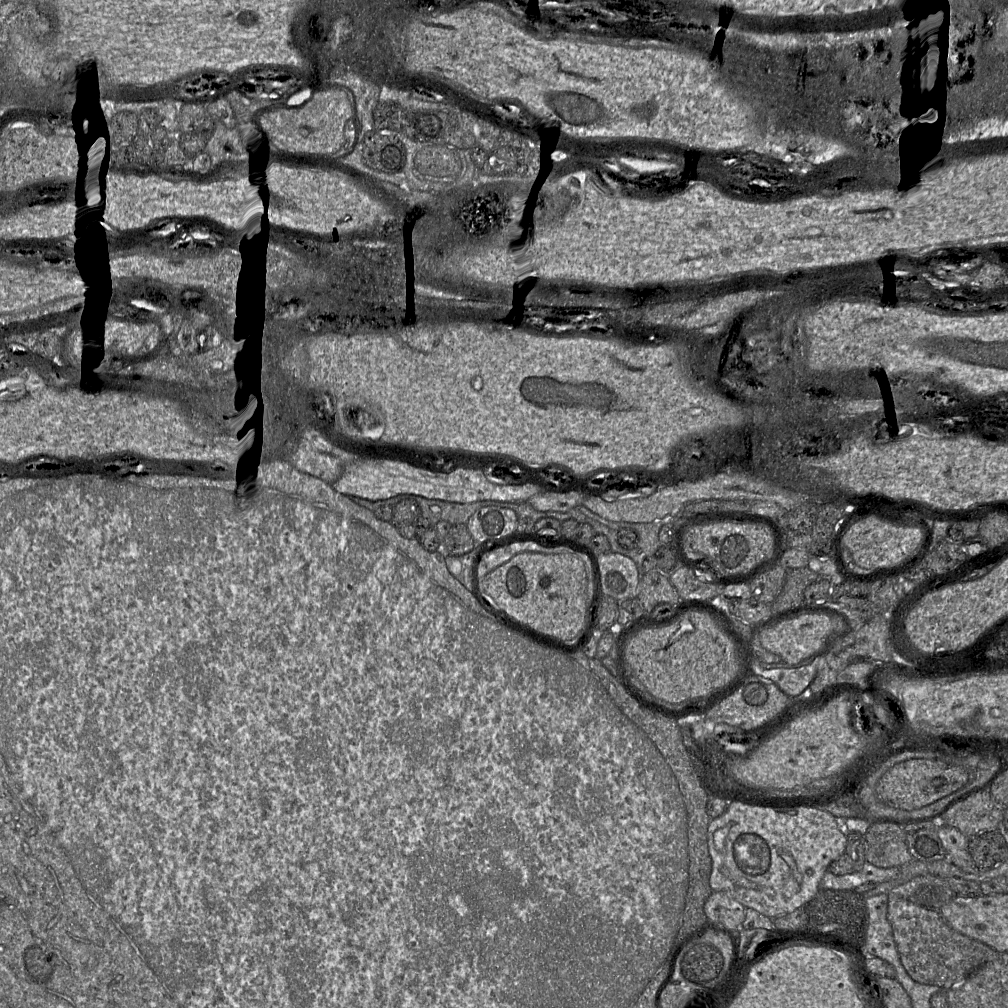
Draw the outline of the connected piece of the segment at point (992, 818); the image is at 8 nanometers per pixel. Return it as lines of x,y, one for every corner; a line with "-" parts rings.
980,789
952,803
940,825
953,827
970,839
987,831
996,831
1002,825
1004,810
989,790

